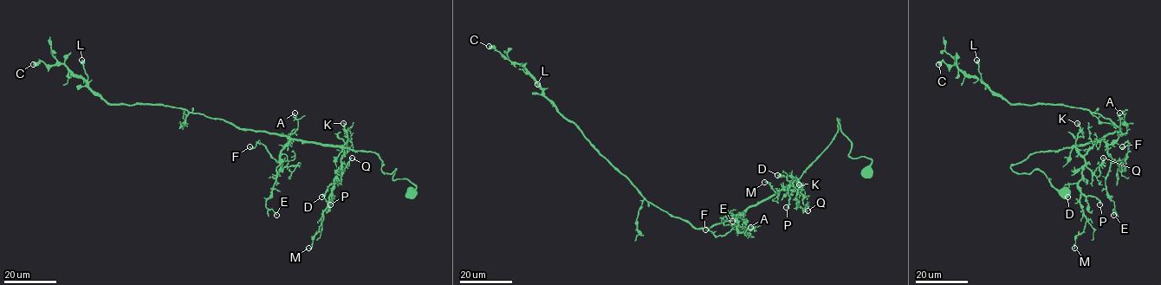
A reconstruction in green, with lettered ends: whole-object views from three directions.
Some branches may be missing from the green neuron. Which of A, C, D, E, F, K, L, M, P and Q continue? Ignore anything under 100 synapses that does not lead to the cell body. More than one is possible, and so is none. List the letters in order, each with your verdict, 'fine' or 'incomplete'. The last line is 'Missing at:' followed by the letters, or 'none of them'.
A: fine
C: fine
D: fine
E: fine
F: fine
K: fine
L: fine
M: fine
P: fine
Q: fine
Missing at: none of them

